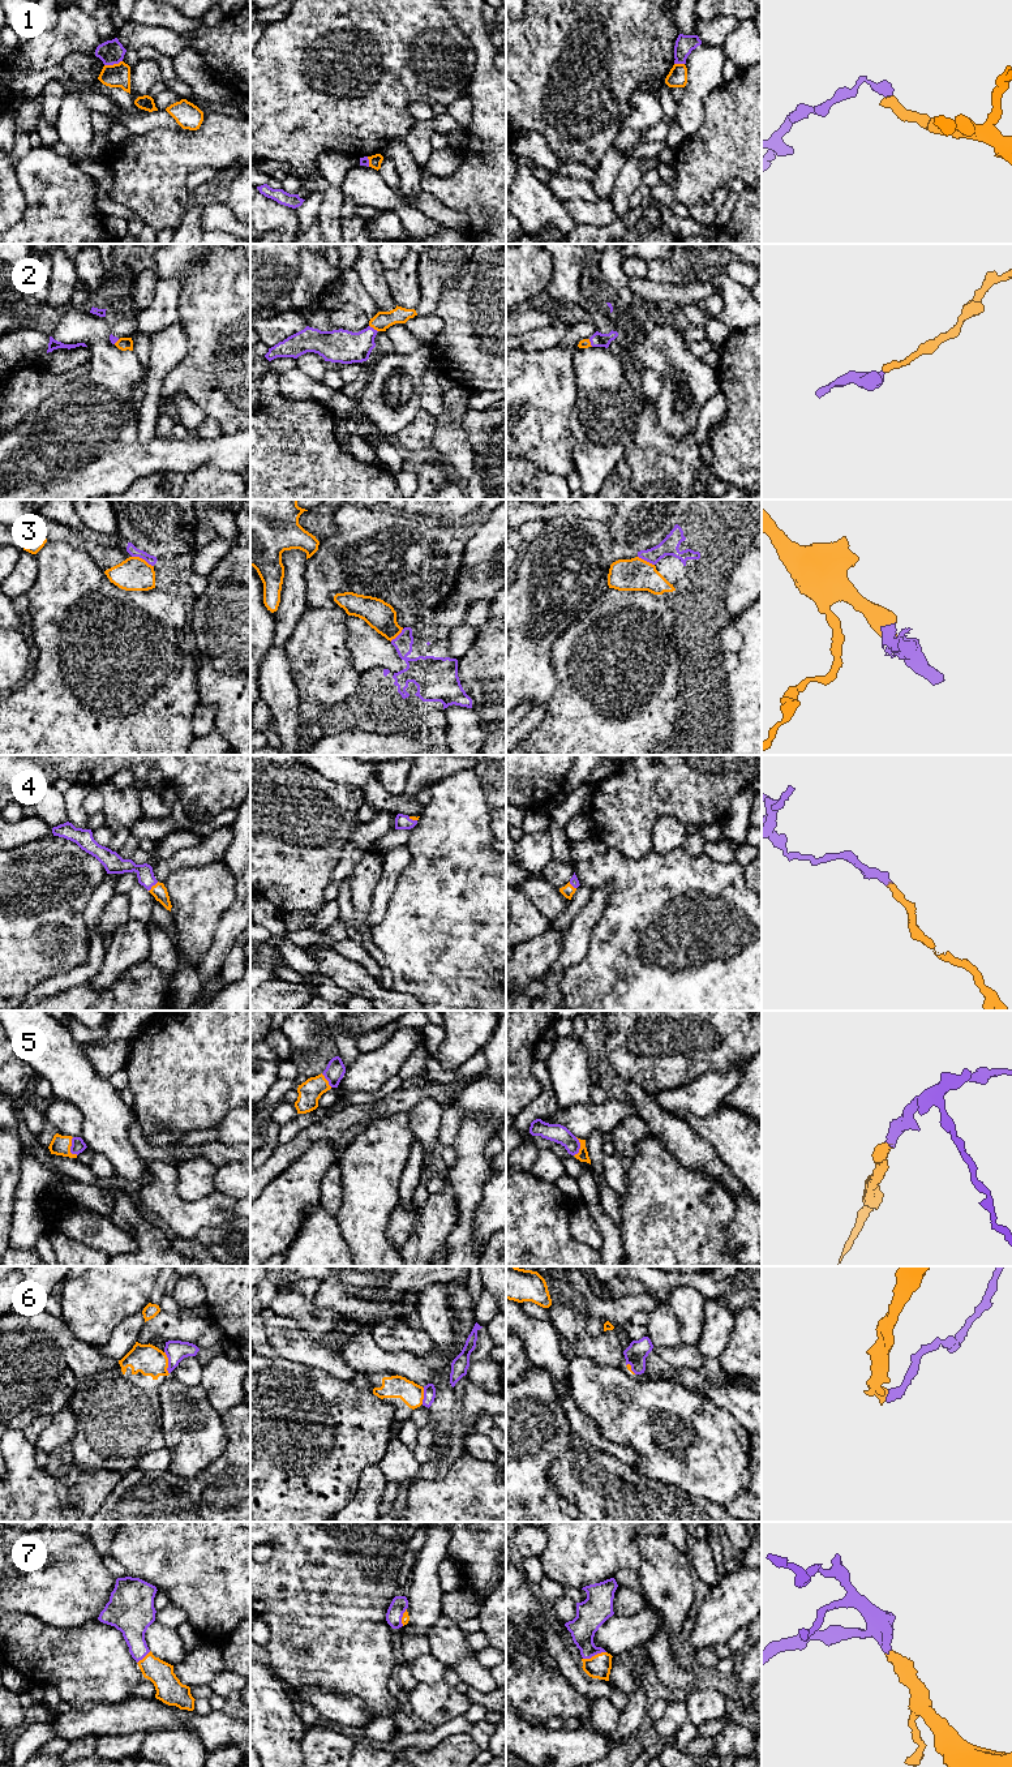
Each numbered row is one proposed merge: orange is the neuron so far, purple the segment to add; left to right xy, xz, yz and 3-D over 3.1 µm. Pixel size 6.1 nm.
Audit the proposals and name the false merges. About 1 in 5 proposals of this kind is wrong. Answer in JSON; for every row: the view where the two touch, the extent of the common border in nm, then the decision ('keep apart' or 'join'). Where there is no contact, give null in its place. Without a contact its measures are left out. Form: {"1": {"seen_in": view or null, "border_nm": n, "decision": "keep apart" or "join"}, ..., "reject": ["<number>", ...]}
{"1": {"seen_in": "xy", "border_nm": 120, "decision": "keep apart"}, "2": {"seen_in": "xz", "border_nm": 70, "decision": "join"}, "3": {"seen_in": "xy", "border_nm": 150, "decision": "keep apart"}, "4": {"seen_in": "xy", "border_nm": 90, "decision": "join"}, "5": {"seen_in": "xy", "border_nm": 120, "decision": "join"}, "6": {"seen_in": "xy", "border_nm": 150, "decision": "keep apart"}, "7": {"seen_in": "yz", "border_nm": 150, "decision": "join"}, "reject": ["1", "3", "6"]}

